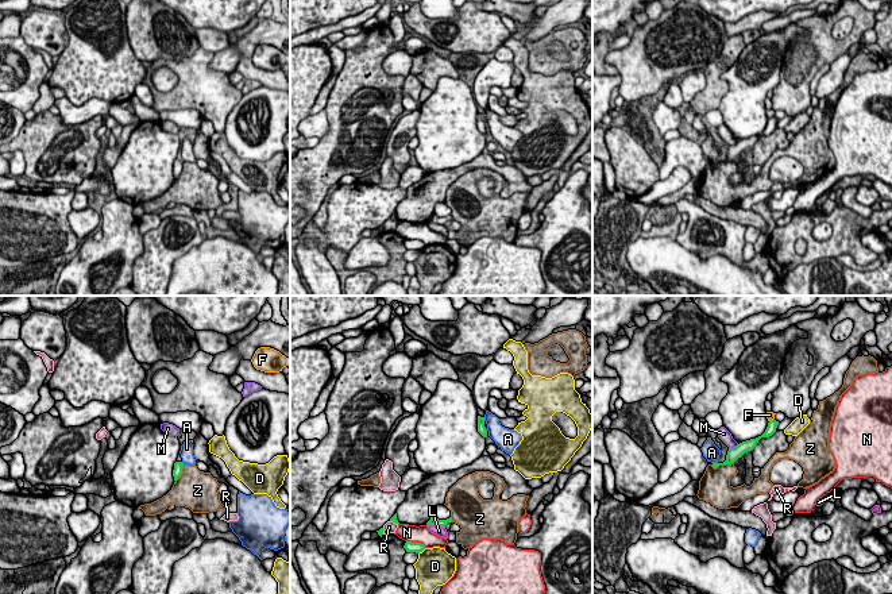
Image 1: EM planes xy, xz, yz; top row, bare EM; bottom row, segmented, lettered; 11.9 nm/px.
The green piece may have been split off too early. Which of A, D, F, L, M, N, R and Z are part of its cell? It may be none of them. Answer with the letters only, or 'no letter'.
no letter

